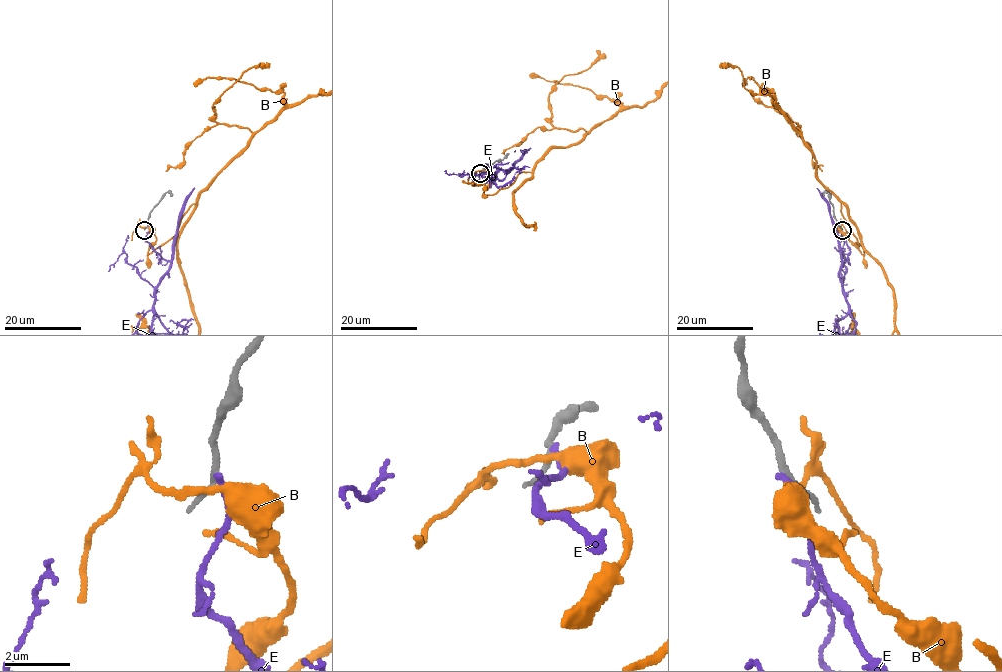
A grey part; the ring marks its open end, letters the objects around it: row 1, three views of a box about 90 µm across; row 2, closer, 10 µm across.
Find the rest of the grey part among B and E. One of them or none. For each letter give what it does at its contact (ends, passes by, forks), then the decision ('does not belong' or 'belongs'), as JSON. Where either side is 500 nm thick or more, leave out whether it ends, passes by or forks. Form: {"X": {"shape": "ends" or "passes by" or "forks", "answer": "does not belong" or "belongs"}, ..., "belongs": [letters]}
{"B": {"shape": "passes by", "answer": "does not belong"}, "E": {"shape": "ends", "answer": "does not belong"}, "belongs": []}

